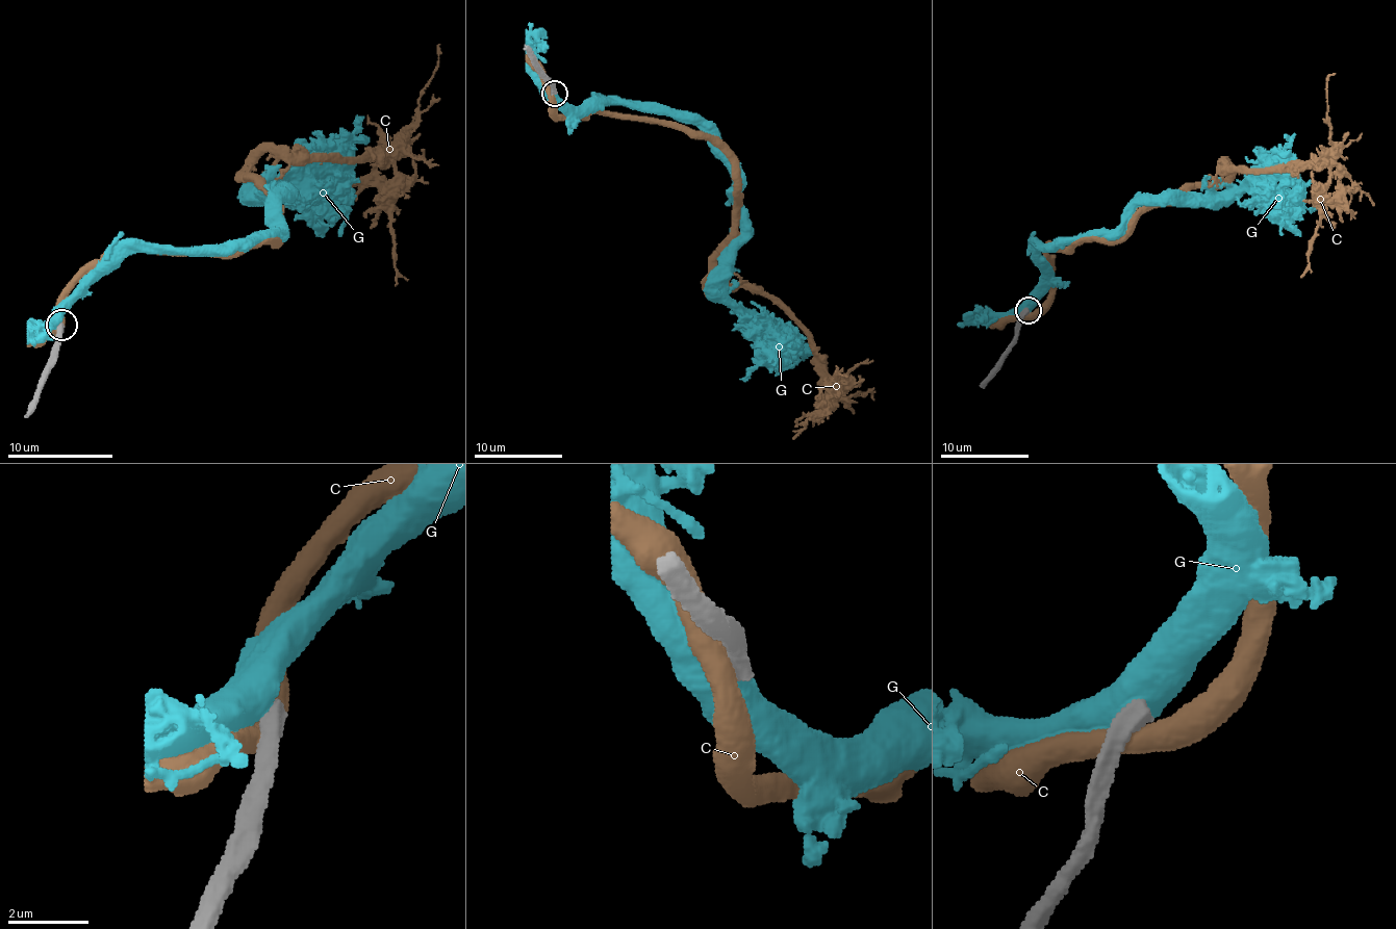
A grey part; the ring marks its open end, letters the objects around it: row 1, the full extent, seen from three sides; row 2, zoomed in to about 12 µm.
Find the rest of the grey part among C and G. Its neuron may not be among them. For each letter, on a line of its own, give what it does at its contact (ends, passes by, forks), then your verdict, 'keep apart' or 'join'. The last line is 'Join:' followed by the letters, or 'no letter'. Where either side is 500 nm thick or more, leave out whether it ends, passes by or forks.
C: keep apart
G: keep apart
Join: no letter

